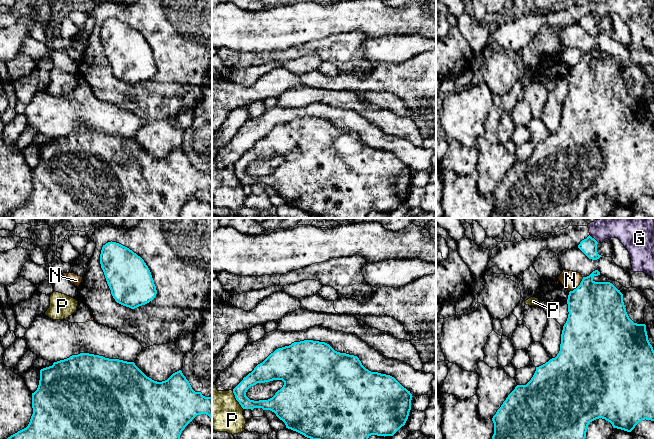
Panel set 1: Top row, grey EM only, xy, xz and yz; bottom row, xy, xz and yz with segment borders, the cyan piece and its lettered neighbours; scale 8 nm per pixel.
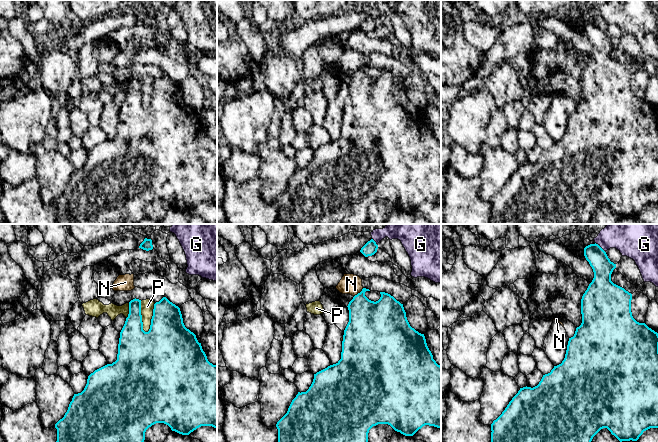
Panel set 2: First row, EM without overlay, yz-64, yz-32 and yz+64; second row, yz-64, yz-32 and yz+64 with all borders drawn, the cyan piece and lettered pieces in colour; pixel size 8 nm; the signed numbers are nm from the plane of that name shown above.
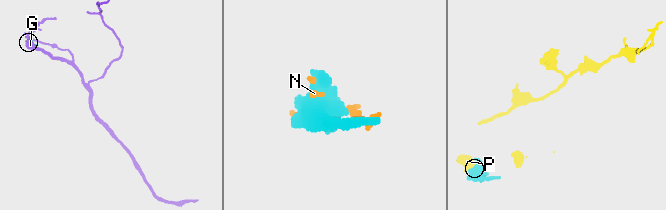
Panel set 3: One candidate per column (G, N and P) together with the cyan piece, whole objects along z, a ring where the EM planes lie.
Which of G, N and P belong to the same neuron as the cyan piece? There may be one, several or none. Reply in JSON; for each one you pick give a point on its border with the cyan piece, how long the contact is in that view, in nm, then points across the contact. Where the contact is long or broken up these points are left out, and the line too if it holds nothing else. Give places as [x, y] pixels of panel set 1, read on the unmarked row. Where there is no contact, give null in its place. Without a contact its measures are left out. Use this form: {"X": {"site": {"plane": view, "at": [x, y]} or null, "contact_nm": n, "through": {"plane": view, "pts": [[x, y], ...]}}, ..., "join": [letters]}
{"join": []}

